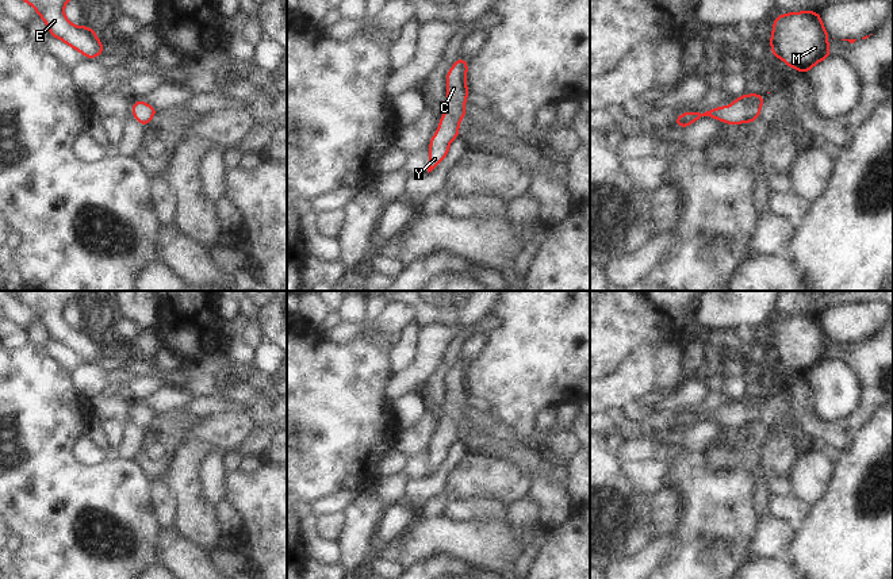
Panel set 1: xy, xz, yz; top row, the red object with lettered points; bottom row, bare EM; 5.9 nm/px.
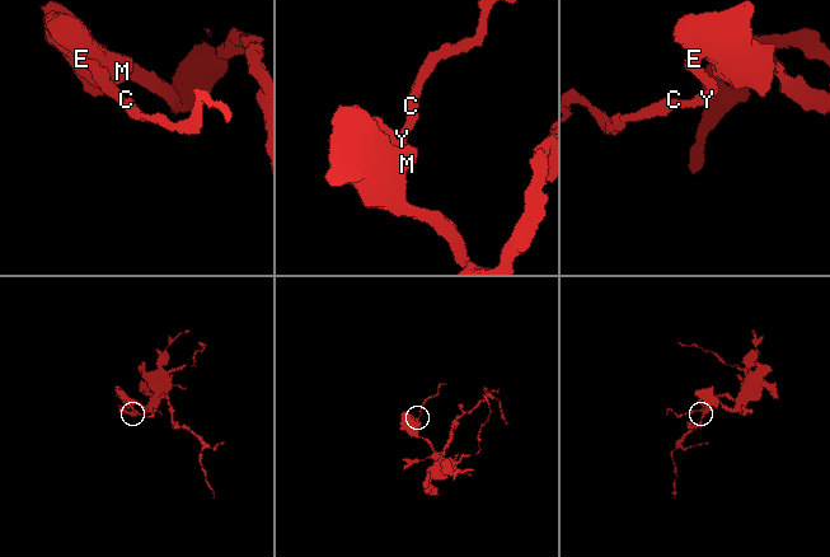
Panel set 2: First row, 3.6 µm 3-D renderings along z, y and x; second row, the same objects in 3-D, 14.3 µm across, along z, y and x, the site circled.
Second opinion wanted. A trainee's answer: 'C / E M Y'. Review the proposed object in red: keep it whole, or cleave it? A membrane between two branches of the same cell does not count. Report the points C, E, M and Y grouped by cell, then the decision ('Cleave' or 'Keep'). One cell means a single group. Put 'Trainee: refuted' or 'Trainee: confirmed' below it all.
Groups: C E M Y. Keep
Trainee: refuted

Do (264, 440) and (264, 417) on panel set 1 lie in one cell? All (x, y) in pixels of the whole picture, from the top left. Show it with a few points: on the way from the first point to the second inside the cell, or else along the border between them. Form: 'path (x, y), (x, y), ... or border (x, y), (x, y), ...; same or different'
path (264, 434), (264, 422); same

